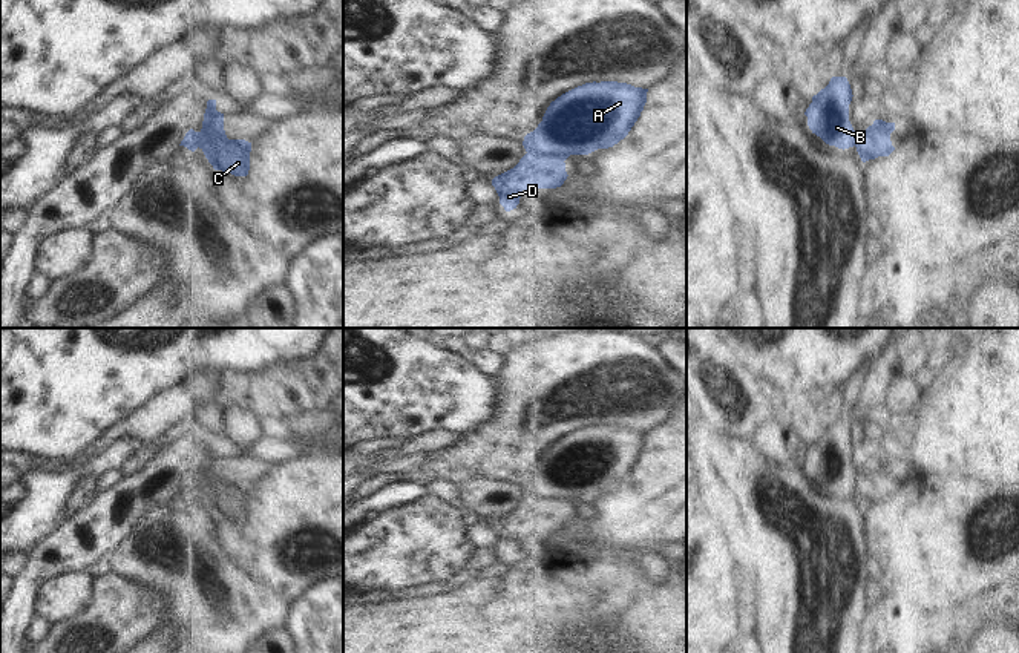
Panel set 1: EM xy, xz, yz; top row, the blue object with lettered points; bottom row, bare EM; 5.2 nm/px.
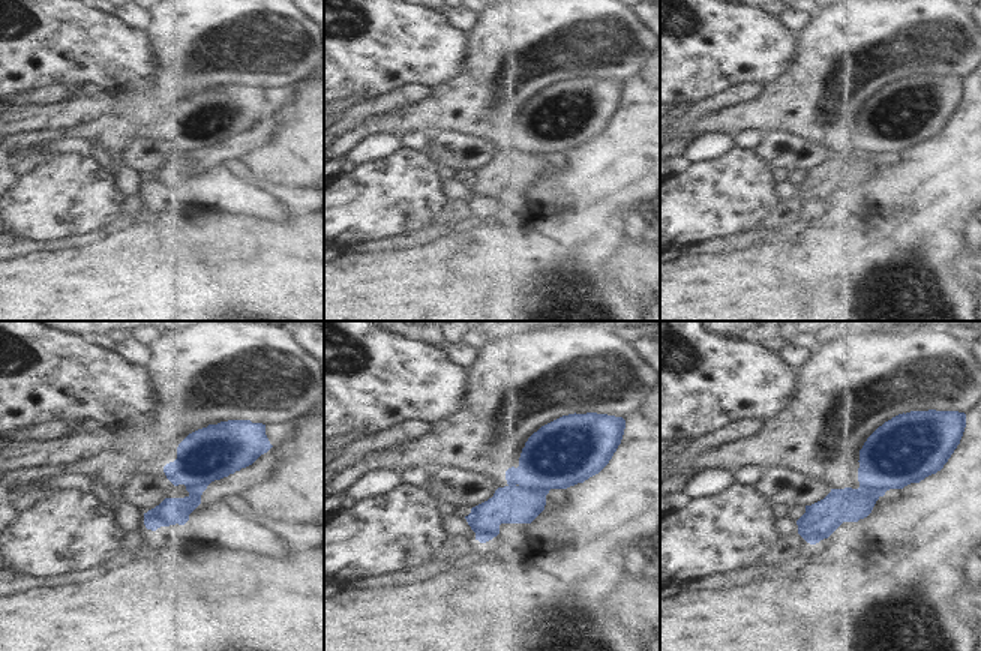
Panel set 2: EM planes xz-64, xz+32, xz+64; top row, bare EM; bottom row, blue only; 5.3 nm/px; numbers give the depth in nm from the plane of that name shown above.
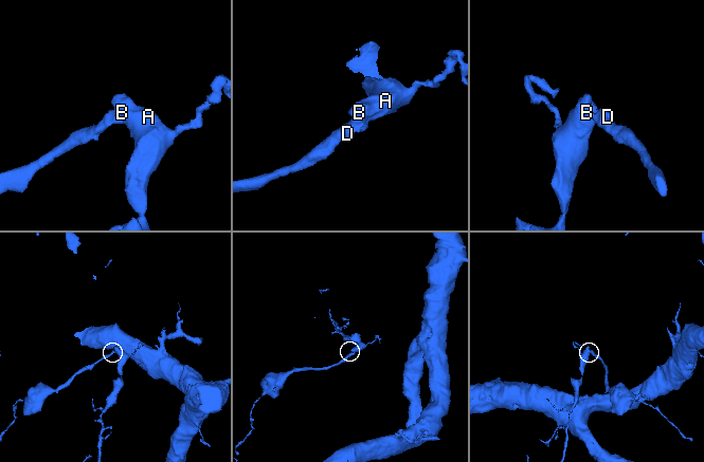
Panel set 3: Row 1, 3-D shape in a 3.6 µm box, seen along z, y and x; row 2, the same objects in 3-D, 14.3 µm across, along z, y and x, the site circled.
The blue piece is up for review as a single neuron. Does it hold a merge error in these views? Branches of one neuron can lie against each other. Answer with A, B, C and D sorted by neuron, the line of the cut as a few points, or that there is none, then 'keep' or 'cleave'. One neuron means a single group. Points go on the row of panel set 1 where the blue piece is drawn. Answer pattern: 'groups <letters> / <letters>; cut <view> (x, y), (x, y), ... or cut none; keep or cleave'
groups A B C / D; cut xz (527, 152), (563, 161); cleave

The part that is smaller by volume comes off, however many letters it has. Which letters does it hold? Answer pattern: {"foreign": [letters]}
{"foreign": ["D"]}

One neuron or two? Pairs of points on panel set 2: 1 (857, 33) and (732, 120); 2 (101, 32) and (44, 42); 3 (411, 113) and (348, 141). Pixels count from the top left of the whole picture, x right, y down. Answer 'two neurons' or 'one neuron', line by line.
1: one neuron
2: one neuron
3: one neuron

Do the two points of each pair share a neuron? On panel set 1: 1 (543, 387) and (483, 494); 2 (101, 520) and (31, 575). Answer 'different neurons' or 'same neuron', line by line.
1: different neurons
2: same neuron

